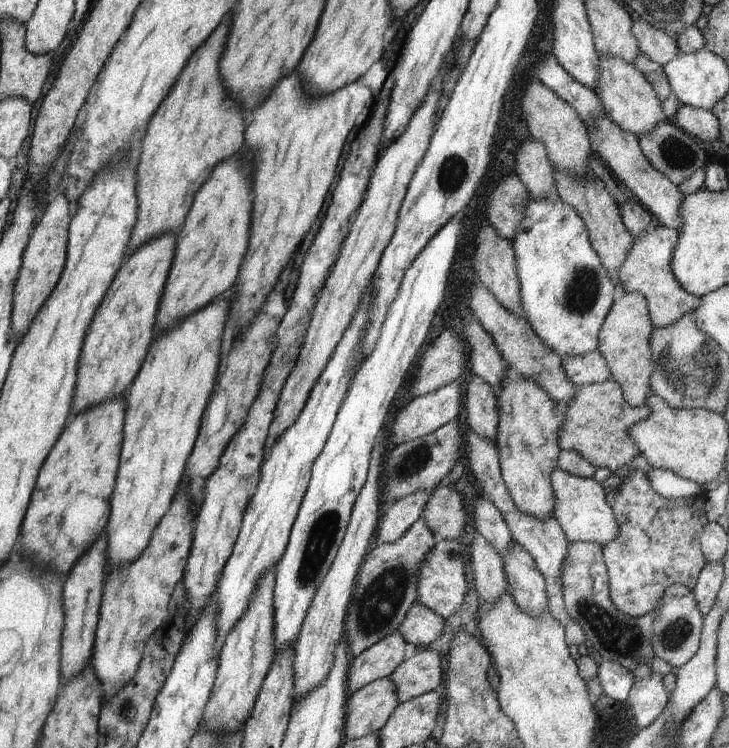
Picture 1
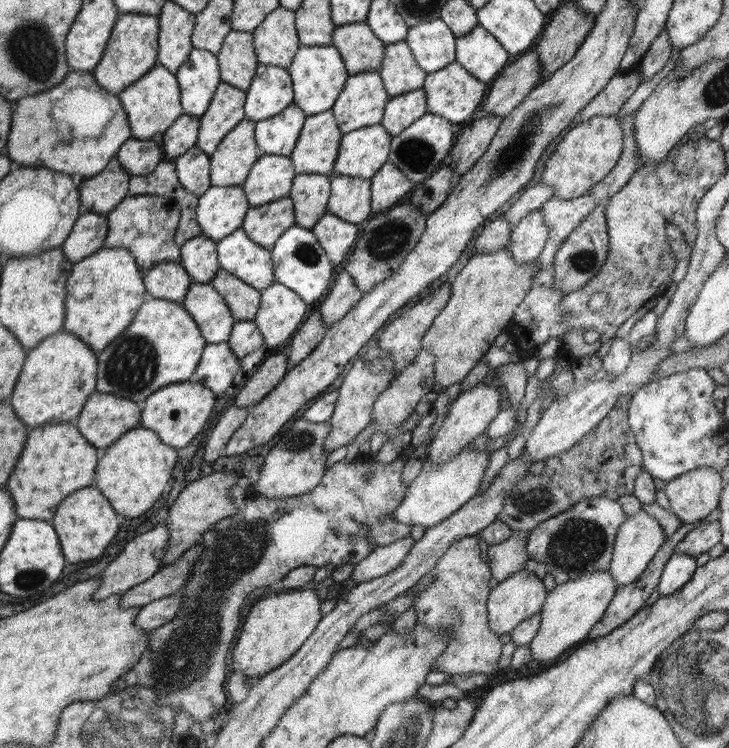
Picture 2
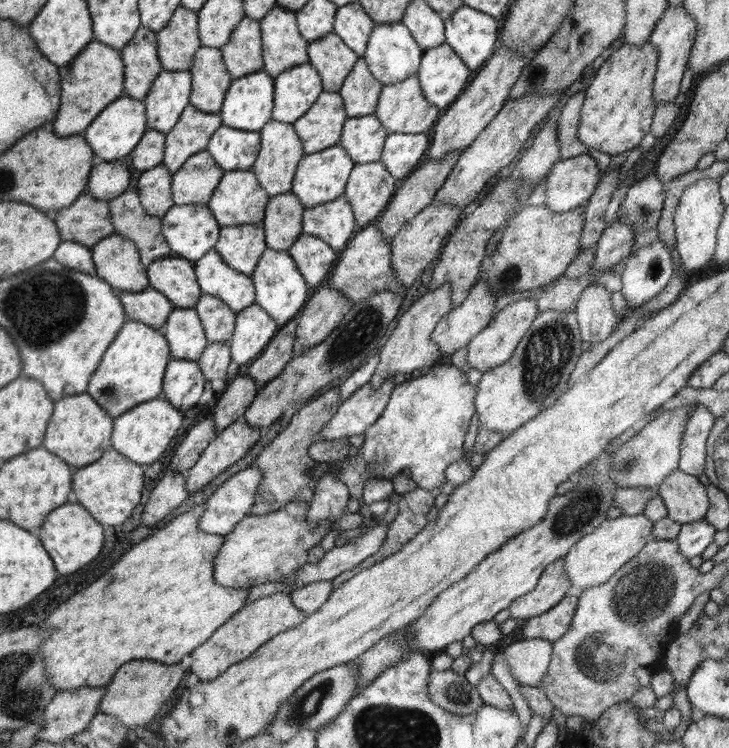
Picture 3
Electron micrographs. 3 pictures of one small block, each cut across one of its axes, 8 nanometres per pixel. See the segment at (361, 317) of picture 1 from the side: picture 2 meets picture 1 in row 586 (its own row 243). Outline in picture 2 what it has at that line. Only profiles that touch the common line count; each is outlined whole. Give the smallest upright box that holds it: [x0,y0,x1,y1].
[217,227,275,291]

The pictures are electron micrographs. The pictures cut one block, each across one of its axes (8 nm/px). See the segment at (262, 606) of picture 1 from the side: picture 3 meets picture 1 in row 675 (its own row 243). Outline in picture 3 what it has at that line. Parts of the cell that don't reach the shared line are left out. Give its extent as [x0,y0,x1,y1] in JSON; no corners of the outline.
[214,223,267,277]

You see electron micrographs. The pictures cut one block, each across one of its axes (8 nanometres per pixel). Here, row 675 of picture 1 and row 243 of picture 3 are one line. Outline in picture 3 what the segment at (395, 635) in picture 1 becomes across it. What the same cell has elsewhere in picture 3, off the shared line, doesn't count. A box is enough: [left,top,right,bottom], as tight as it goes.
[324,222,404,304]

